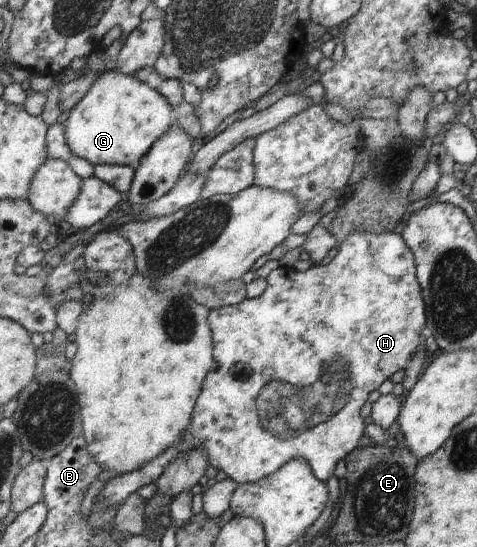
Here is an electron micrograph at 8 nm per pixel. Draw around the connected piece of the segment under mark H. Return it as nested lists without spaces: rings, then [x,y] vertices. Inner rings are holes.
[[[362,232],[350,235],[349,239],[340,244],[338,254],[330,261],[323,264],[314,264],[304,273],[296,271],[289,267],[279,267],[269,273],[266,278],[268,281],[268,289],[264,291],[264,295],[256,298],[247,298],[239,305],[226,306],[222,309],[211,310],[209,316],[209,327],[213,331],[214,343],[214,360],[217,362],[216,368],[205,379],[200,398],[194,411],[193,424],[182,437],[182,441],[178,445],[174,445],[172,449],[166,451],[156,460],[134,473],[116,476],[109,479],[104,488],[101,490],[100,498],[105,506],[113,506],[117,510],[132,495],[136,494],[138,489],[146,487],[146,485],[154,484],[162,475],[164,475],[168,465],[180,456],[193,452],[194,449],[206,449],[206,455],[209,458],[209,465],[221,470],[227,478],[236,481],[238,485],[250,485],[256,481],[262,481],[266,477],[280,471],[286,464],[294,459],[304,459],[309,462],[310,468],[320,481],[327,482],[332,475],[334,469],[338,467],[340,461],[345,460],[351,452],[354,452],[360,439],[366,429],[366,421],[362,417],[362,407],[368,402],[368,397],[372,391],[378,390],[378,387],[388,381],[394,373],[407,370],[413,356],[419,351],[424,344],[424,329],[427,328],[428,314],[425,305],[424,291],[421,282],[418,281],[417,262],[413,250],[406,244],[401,235],[392,232]]]

